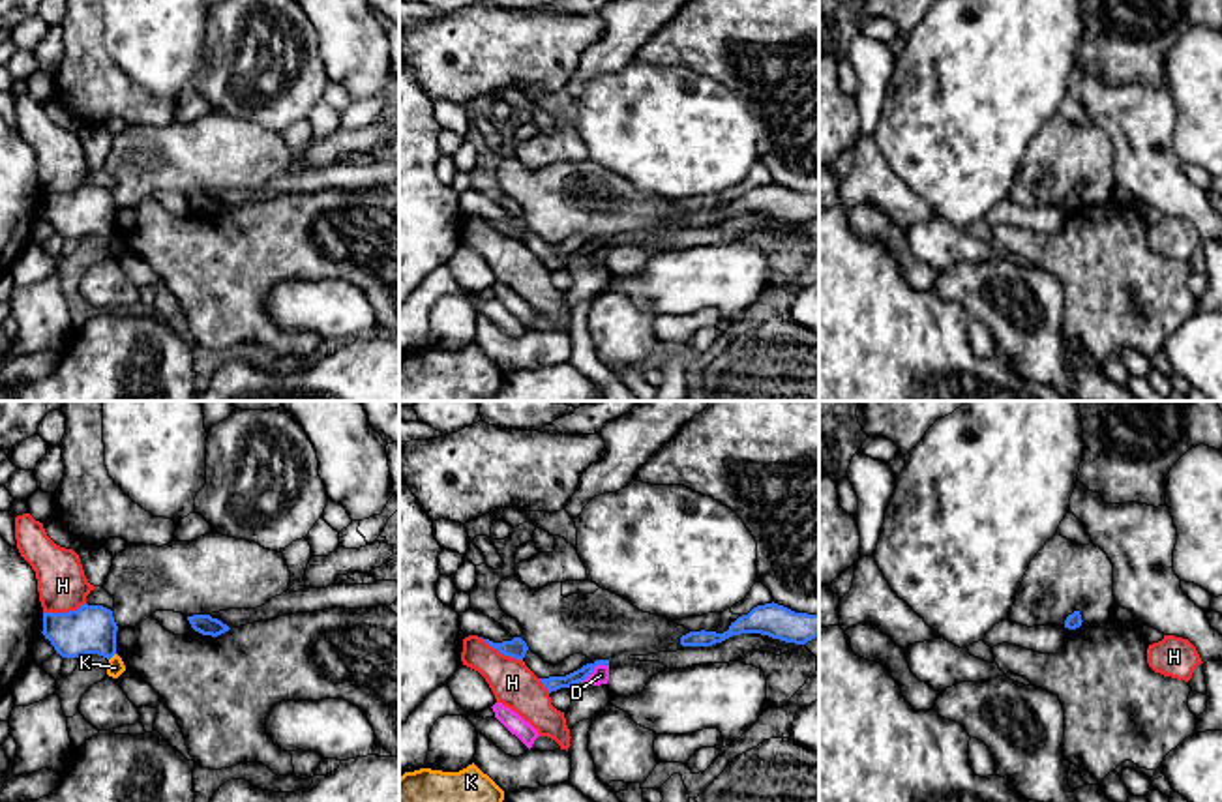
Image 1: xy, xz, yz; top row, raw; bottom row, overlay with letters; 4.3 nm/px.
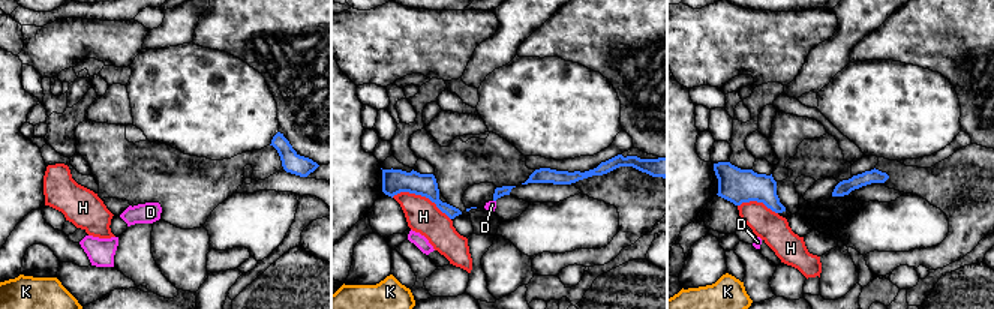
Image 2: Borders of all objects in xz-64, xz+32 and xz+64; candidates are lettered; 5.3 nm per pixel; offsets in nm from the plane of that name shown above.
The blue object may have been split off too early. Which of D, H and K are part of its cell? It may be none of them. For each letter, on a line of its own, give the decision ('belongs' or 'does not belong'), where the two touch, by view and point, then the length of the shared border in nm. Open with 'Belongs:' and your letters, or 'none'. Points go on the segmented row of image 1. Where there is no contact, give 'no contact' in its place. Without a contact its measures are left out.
Belongs: none
D: does not belong | xz (595, 666) | 140 nm
H: does not belong | xz (501, 653) | 220 nm
K: does not belong | xy (113, 654) | 50 nm

